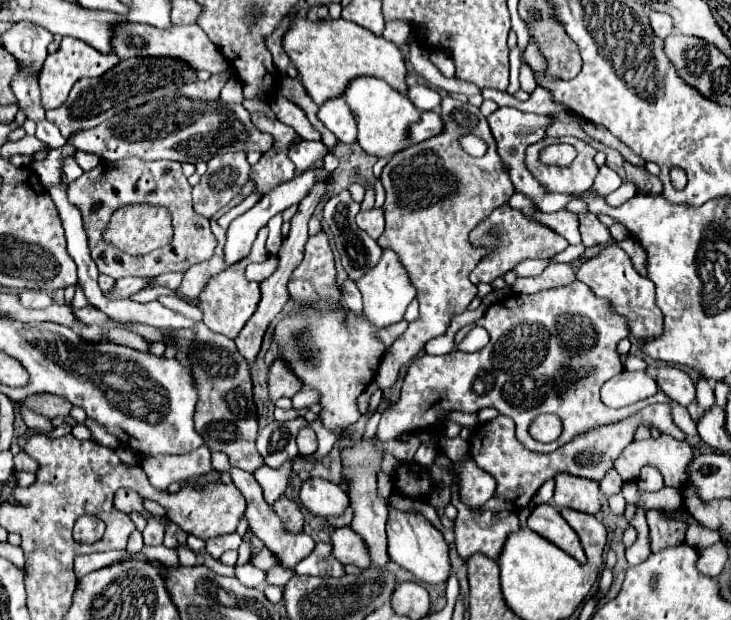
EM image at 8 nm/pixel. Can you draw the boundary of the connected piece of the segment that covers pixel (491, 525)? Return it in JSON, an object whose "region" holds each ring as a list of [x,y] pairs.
{"region":[[[457,481],[453,482],[450,486],[452,492],[451,503],[459,511],[457,519],[455,519],[455,545],[457,545],[457,551],[463,559],[469,559],[471,555],[475,553],[483,553],[491,559],[497,559],[501,555],[501,549],[507,541],[507,537],[515,531],[519,531],[519,517],[517,513],[513,511],[501,511],[501,513],[491,513],[491,511],[485,511],[485,513],[479,513],[475,509],[469,509],[467,505],[461,503],[459,497],[459,484]]]}

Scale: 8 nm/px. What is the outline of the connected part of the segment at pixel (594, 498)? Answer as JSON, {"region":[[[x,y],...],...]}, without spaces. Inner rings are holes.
{"region":[[[557,475],[555,477],[555,495],[553,505],[561,509],[577,509],[589,515],[597,515],[601,511],[601,495],[595,481],[579,479],[573,475]]]}

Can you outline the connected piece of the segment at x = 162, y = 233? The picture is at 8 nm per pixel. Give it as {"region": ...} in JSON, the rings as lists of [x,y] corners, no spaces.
{"region":[[[125,207],[117,211],[105,231],[105,241],[129,255],[147,255],[169,243],[173,225],[163,207]]]}

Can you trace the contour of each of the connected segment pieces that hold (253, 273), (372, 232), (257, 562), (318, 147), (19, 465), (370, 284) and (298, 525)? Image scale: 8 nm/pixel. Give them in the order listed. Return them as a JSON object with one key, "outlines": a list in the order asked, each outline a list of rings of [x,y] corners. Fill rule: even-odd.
{"outlines":[[[[269,257],[265,263],[251,263],[251,265],[247,267],[247,279],[261,283],[261,281],[265,281],[269,275],[275,273],[277,265],[279,265],[279,259],[277,259],[277,257]]],[[[371,209],[371,211],[361,211],[357,215],[357,227],[363,229],[369,237],[379,239],[379,235],[385,229],[385,221],[383,221],[383,209]]],[[[263,547],[263,549],[259,549],[259,551],[253,553],[253,557],[251,557],[251,565],[255,565],[255,567],[267,571],[267,569],[279,565],[279,562],[277,557],[275,557],[267,547]]],[[[307,139],[295,143],[289,151],[289,159],[295,163],[297,173],[307,171],[311,163],[315,163],[317,159],[323,159],[325,155],[327,155],[327,151],[321,141],[307,141]]],[[[21,451],[17,457],[15,457],[15,469],[19,471],[29,471],[29,473],[37,473],[37,461],[33,461],[25,451]]],[[[383,249],[383,255],[379,259],[379,263],[375,267],[371,267],[361,279],[355,281],[359,291],[363,293],[363,313],[369,317],[371,323],[375,323],[377,327],[387,327],[393,325],[397,321],[403,319],[407,305],[415,299],[417,289],[411,283],[411,277],[405,269],[405,265],[401,263],[399,255],[393,249]]],[[[281,495],[281,497],[273,503],[273,509],[275,509],[275,513],[281,517],[281,521],[285,523],[285,527],[287,527],[289,531],[301,531],[301,529],[303,529],[303,513],[301,513],[299,505],[297,505],[293,499]]]]}

